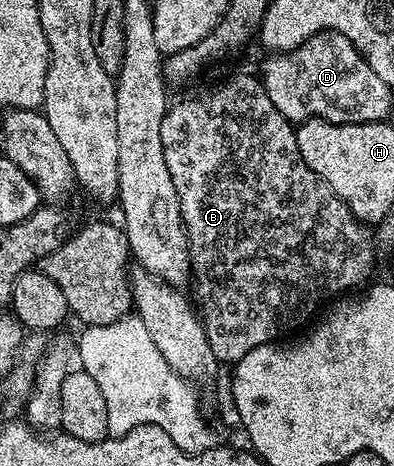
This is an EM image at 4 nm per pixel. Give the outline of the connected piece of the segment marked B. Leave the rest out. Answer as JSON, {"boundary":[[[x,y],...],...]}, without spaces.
{"boundary":[[[240,73],[237,77],[230,78],[225,85],[218,86],[213,93],[208,93],[197,101],[180,101],[177,105],[175,102],[162,119],[162,155],[166,155],[166,168],[170,171],[170,179],[174,181],[174,191],[178,193],[184,230],[188,236],[194,285],[196,281],[194,301],[198,306],[198,316],[200,322],[204,324],[210,351],[214,353],[217,361],[235,363],[250,355],[254,347],[273,344],[277,338],[284,335],[279,333],[284,333],[287,329],[299,330],[301,328],[299,325],[312,312],[315,314],[329,299],[347,294],[369,280],[367,277],[372,273],[372,264],[376,261],[376,253],[378,254],[369,226],[359,221],[350,211],[350,207],[346,207],[346,203],[338,199],[336,192],[317,173],[310,171],[310,167],[306,167],[298,151],[293,122],[287,121],[278,111],[278,107],[270,103],[270,95],[266,95],[266,87],[259,76],[251,77],[248,73]]]}

